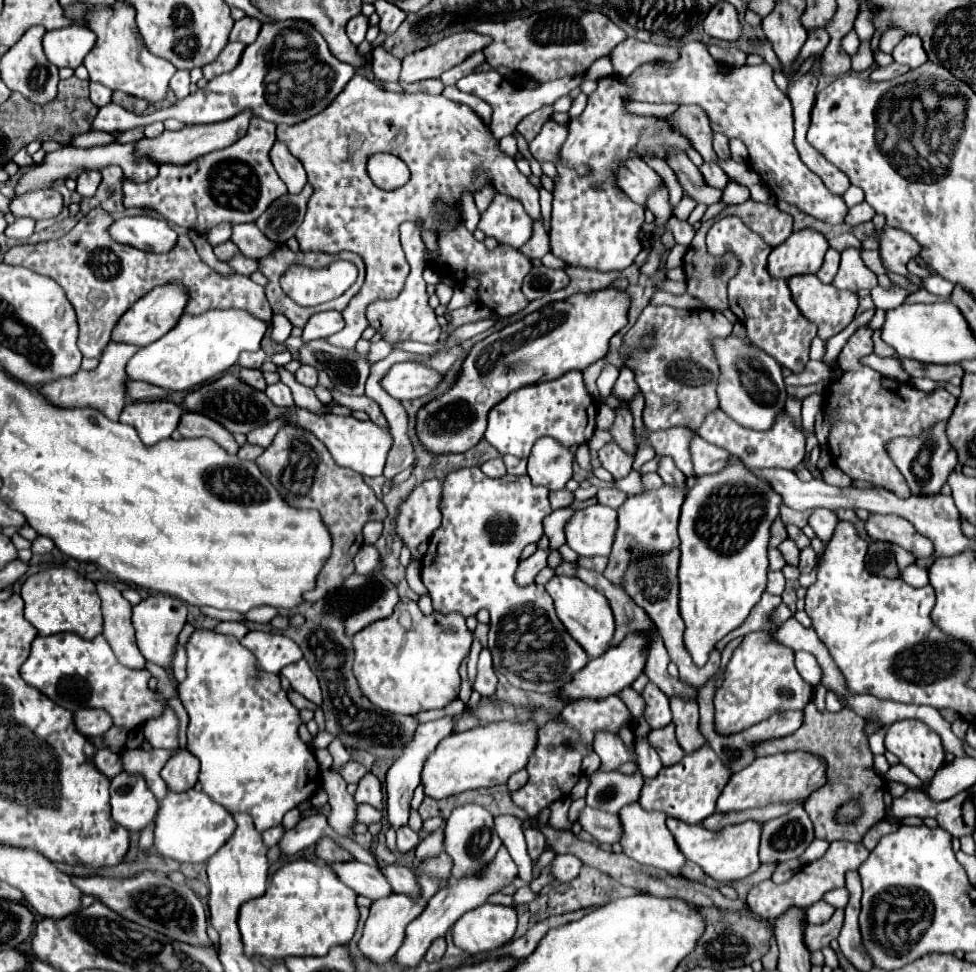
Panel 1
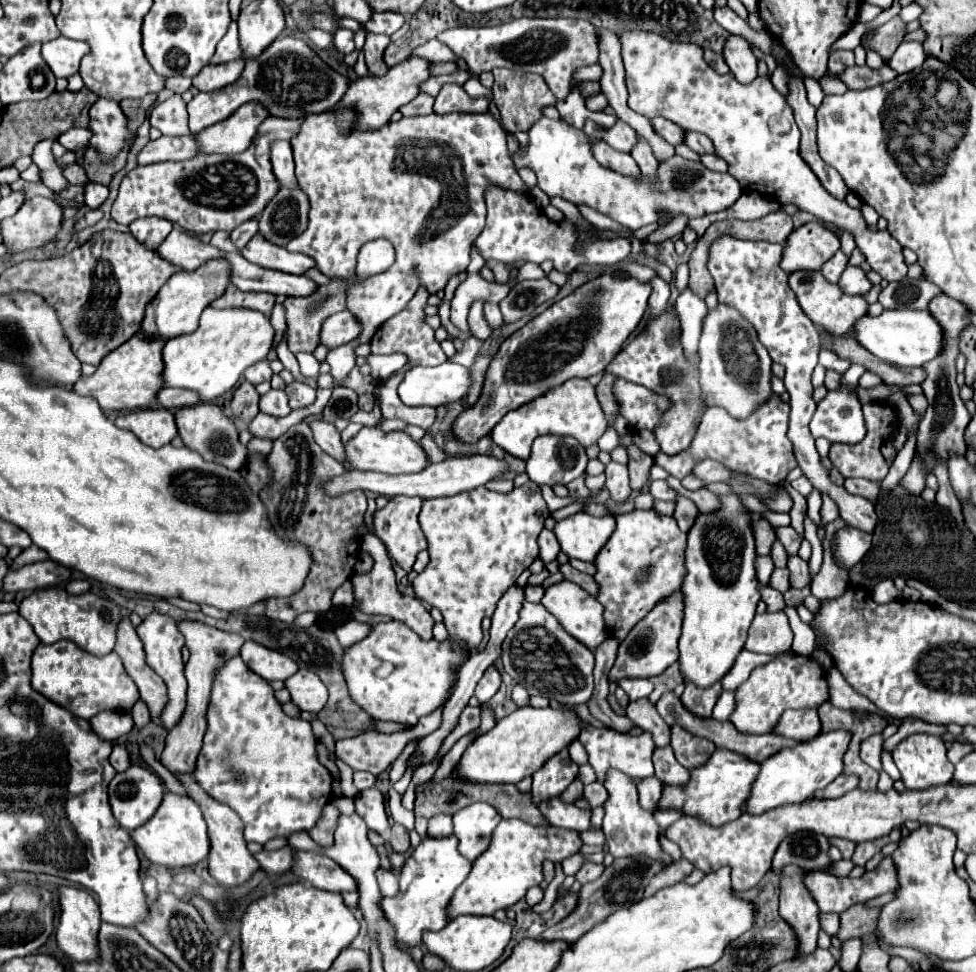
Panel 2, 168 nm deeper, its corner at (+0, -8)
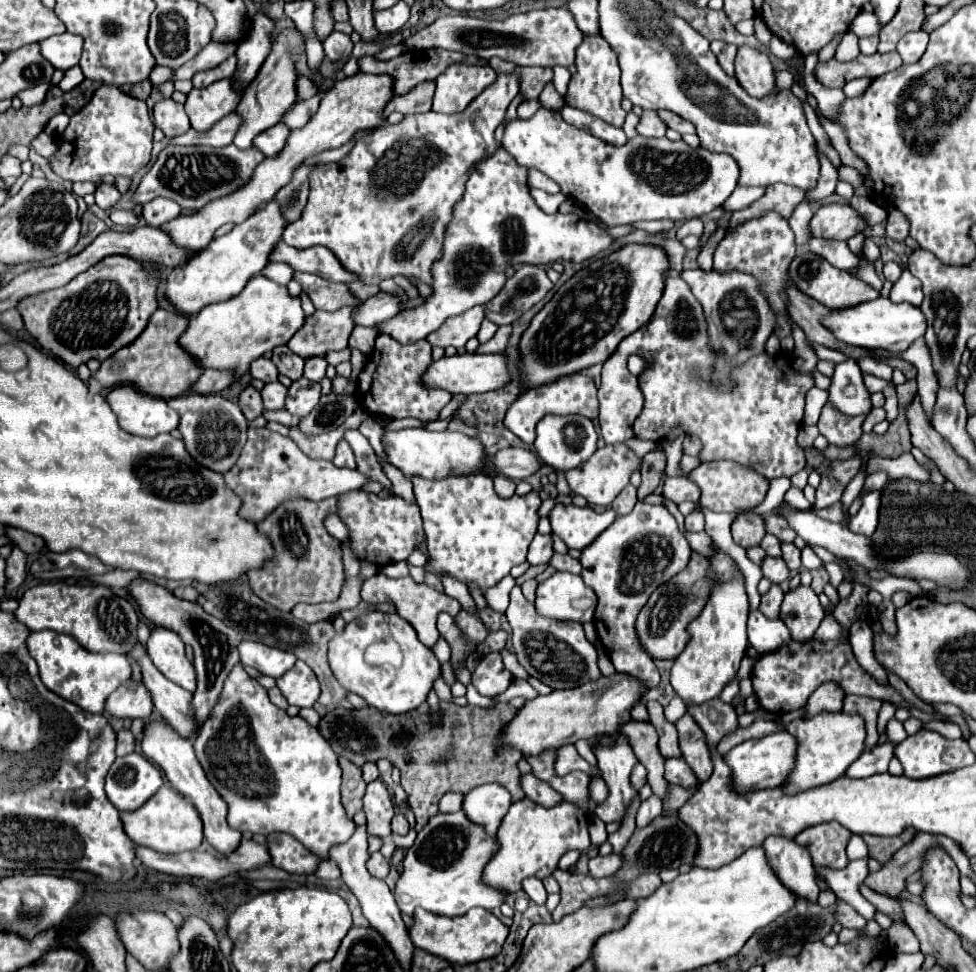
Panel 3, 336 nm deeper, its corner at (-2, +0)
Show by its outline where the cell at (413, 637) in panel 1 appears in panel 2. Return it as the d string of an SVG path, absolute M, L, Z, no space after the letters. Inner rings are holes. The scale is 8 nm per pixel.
M399 621L377 623L371 633L345 649L343 675L351 699L377 721L399 721L415 725L421 717L439 709L455 681L455 671L469 657L463 641L423 641Z

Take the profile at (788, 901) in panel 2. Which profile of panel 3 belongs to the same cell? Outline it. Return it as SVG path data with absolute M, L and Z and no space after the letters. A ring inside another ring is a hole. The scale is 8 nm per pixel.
M769 835L763 841L763 849L777 877L799 897L815 903L819 895L819 887L815 881L815 869L811 861L811 853L797 845L789 837Z

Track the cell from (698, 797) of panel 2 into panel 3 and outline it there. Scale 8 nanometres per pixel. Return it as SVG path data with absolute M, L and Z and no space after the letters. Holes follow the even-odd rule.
M777 731L761 739L747 739L735 745L729 753L725 753L725 761L733 771L733 787L739 793L747 793L767 787L779 787L785 781L785 777L793 771L795 755L797 755L797 739L791 737L787 731Z

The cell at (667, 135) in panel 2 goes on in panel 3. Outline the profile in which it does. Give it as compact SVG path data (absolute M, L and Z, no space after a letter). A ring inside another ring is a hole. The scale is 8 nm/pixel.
M645 111L641 115L641 121L637 123L637 133L643 137L663 137L665 131L667 131L667 127L655 111Z

